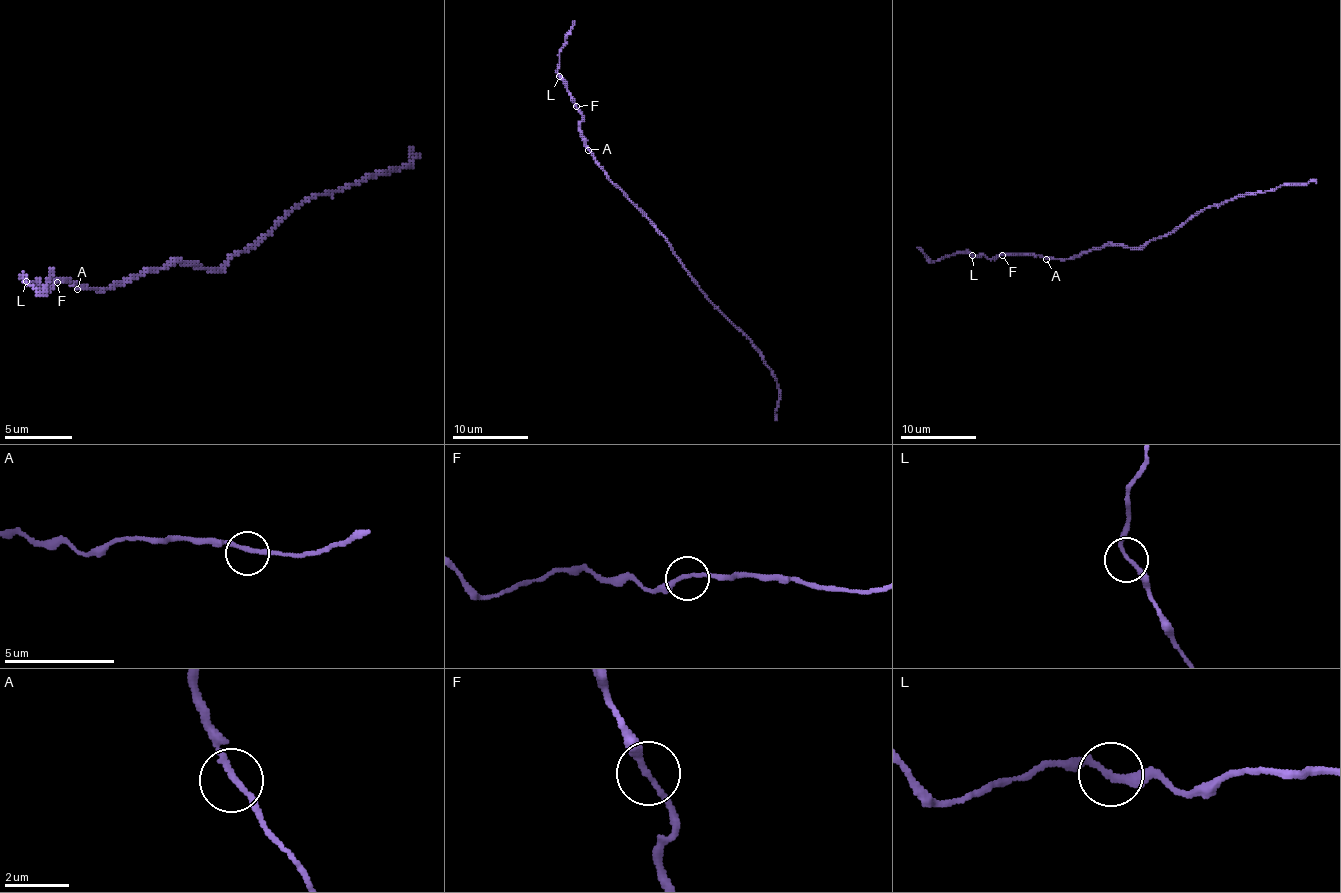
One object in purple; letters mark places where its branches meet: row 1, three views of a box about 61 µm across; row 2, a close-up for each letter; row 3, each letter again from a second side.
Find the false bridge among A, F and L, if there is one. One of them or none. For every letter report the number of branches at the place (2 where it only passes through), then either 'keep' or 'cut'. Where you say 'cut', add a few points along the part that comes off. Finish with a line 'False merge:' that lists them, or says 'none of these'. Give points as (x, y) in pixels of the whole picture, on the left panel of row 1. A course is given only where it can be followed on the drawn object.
A: branches 2; keep
F: branches 2; keep
L: branches 2; keep
False merge: none of these

